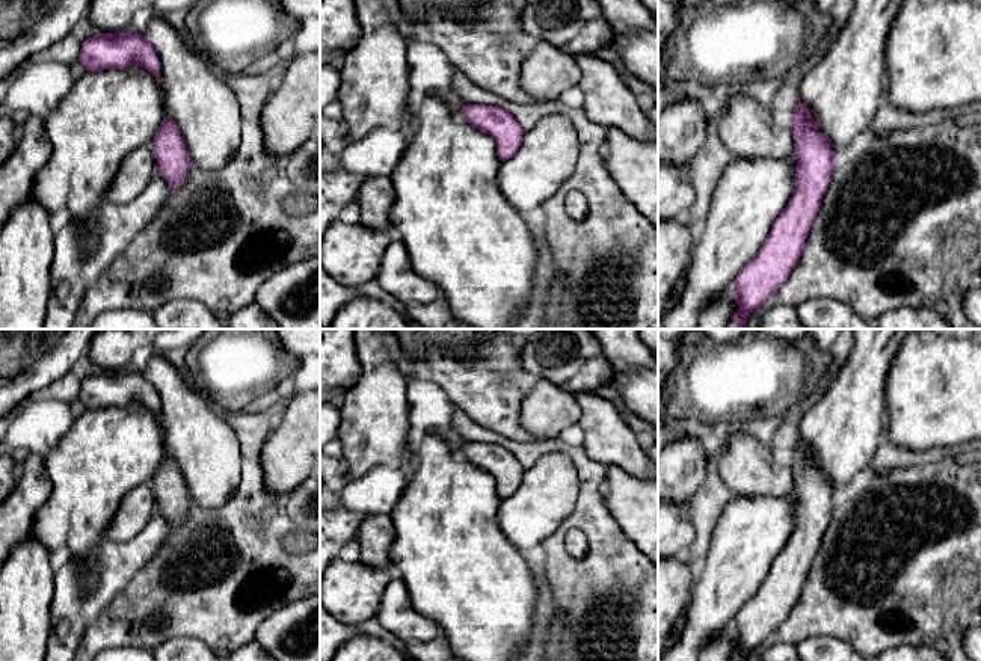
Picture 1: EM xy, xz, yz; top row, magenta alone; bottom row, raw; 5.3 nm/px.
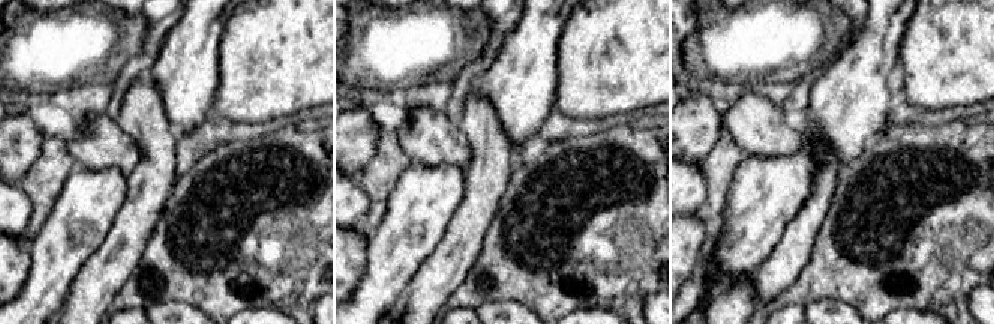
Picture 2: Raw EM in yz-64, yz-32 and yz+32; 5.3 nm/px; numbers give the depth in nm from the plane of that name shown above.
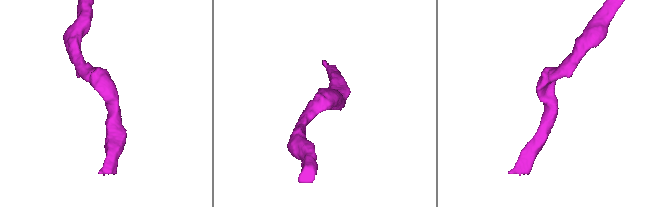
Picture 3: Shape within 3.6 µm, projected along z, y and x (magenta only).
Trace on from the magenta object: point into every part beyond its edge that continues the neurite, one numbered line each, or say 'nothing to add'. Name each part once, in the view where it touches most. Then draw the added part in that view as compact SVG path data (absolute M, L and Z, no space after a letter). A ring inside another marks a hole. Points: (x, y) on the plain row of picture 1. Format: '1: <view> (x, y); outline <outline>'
1: yz (750, 533); outline M795 493L732 498L691 587L682 635L670 649L658 652L658 661L697 661L702 646L733 622L792 534L795 507Z

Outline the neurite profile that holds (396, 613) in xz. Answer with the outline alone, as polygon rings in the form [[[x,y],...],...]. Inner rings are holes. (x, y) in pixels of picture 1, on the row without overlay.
[[[397,575],[385,587],[376,619],[406,644],[429,641],[441,632],[432,619],[414,610],[407,587]]]

